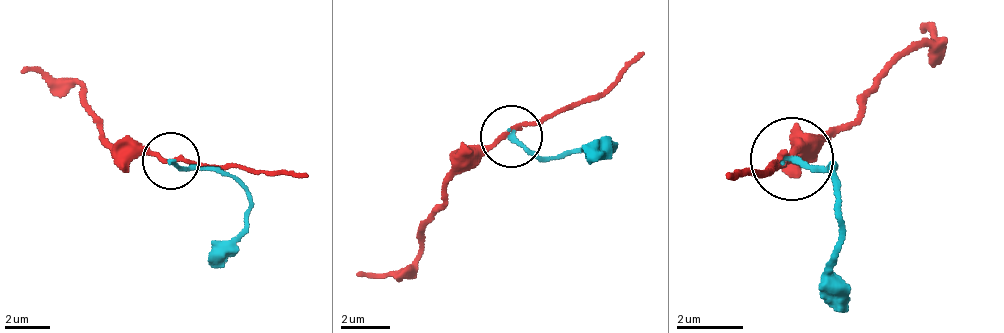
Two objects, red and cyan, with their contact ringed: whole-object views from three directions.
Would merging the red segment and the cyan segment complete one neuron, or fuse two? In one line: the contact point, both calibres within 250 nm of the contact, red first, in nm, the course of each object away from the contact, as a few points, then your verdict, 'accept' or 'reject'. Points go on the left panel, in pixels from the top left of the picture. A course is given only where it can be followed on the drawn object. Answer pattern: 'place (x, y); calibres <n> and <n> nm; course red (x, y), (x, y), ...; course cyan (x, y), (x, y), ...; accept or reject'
place (171, 160); calibres 160 and 180 nm; course red (169, 159), (123, 154), (102, 137), (75, 82), (23, 71); course cyan (169, 159), (214, 171), (248, 194), (239, 245), (213, 268); accept

